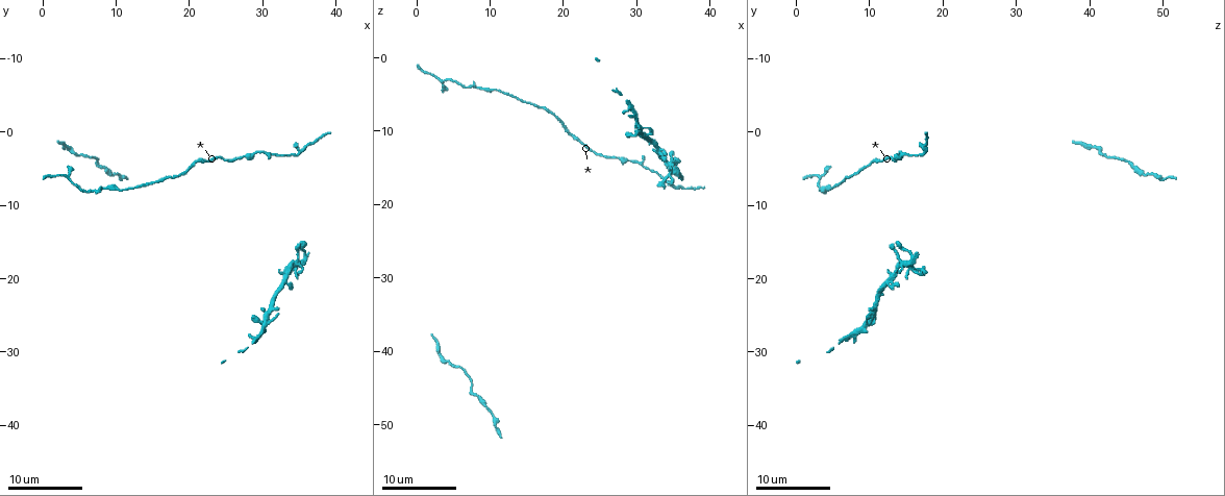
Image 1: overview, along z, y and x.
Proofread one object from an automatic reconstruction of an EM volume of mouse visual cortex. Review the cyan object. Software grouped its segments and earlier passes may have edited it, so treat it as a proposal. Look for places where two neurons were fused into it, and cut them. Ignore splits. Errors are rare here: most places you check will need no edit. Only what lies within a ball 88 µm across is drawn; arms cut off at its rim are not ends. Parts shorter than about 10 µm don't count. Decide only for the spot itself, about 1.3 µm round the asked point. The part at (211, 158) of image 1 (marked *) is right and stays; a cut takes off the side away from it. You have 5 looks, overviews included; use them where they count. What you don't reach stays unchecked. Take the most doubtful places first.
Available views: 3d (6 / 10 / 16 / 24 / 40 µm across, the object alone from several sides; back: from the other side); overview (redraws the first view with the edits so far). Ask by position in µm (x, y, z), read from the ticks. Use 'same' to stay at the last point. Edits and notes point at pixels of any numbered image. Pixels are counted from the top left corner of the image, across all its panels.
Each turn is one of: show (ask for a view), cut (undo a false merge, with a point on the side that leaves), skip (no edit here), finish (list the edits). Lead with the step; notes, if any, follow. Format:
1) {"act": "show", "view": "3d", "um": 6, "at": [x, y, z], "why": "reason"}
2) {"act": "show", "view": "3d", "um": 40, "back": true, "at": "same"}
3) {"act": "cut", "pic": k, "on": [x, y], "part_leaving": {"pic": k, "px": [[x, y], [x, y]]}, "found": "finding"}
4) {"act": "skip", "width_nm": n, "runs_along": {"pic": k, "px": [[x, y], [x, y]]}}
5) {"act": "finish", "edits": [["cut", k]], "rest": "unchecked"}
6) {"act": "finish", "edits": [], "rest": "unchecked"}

{"act": "show", "view": "3d", "um": 16, "at": [3.0, 2.0, 41.0], "why": "side arm on a straight run"}

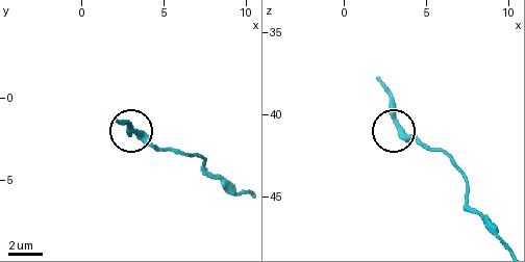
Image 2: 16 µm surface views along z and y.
{"act": "skip", "found": "one neuron here"}

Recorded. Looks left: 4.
{"act": "show", "view": "3d", "um": 16, "at": [7.5, 4.5, 45.5], "why": "thick turns thin"}

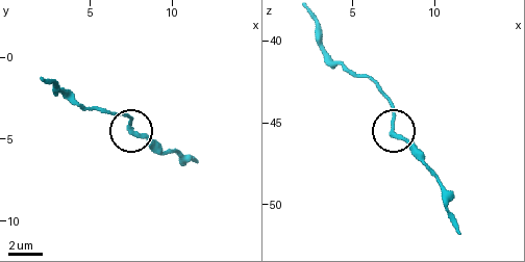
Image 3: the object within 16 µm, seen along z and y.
{"act": "show", "view": "3d", "um": 6, "at": [7.5, 4.4, 45.5], "why": "zoom in"}

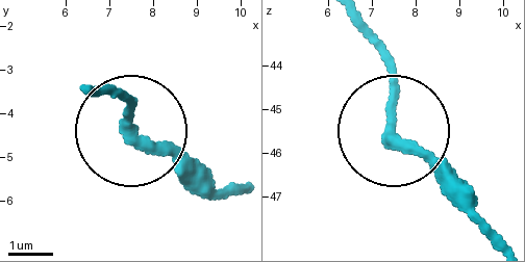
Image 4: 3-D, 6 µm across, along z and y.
{"act": "skip", "width_nm": 260, "found": "continuous, no second neuron"}

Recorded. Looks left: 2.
{"act": "show", "view": "3d", "um": 16, "at": [15.5, 7.0, 6.0], "why": "a narrow waist"}

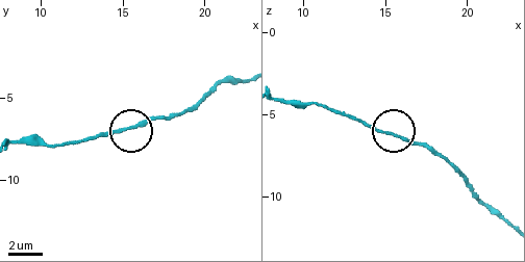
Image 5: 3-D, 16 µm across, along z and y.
{"act": "show", "view": "3d", "um": 6, "at": [15.2, 6.9, 6.3]}

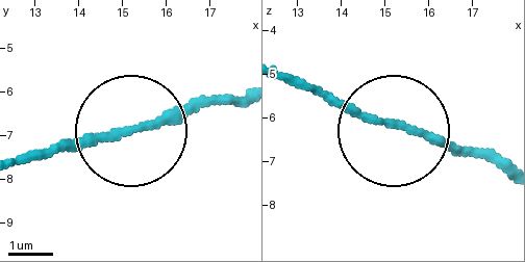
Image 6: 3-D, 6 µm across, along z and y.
{"act": "skip", "runs_along": {"pic": 6, "px": [[239, 100], [41, 148]]}, "found": "continuous, no second neuron"}

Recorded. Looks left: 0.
{"act": "finish", "edits": [], "rest": "unchecked"}

